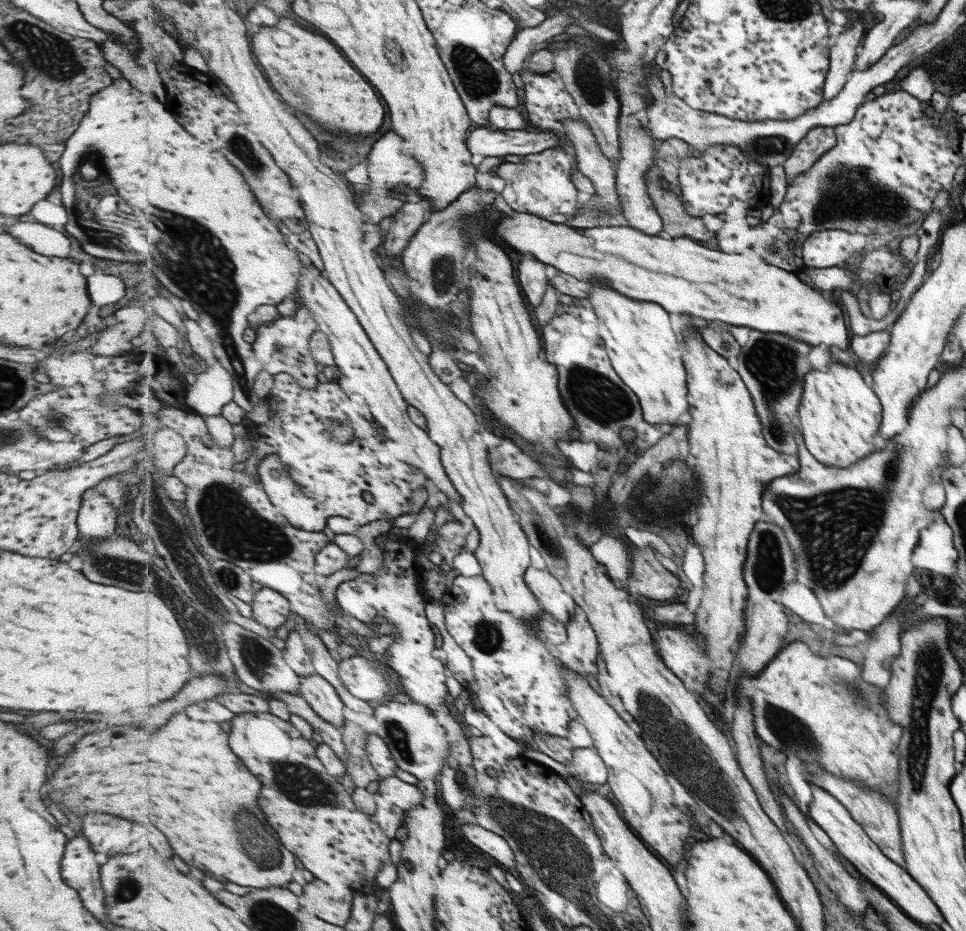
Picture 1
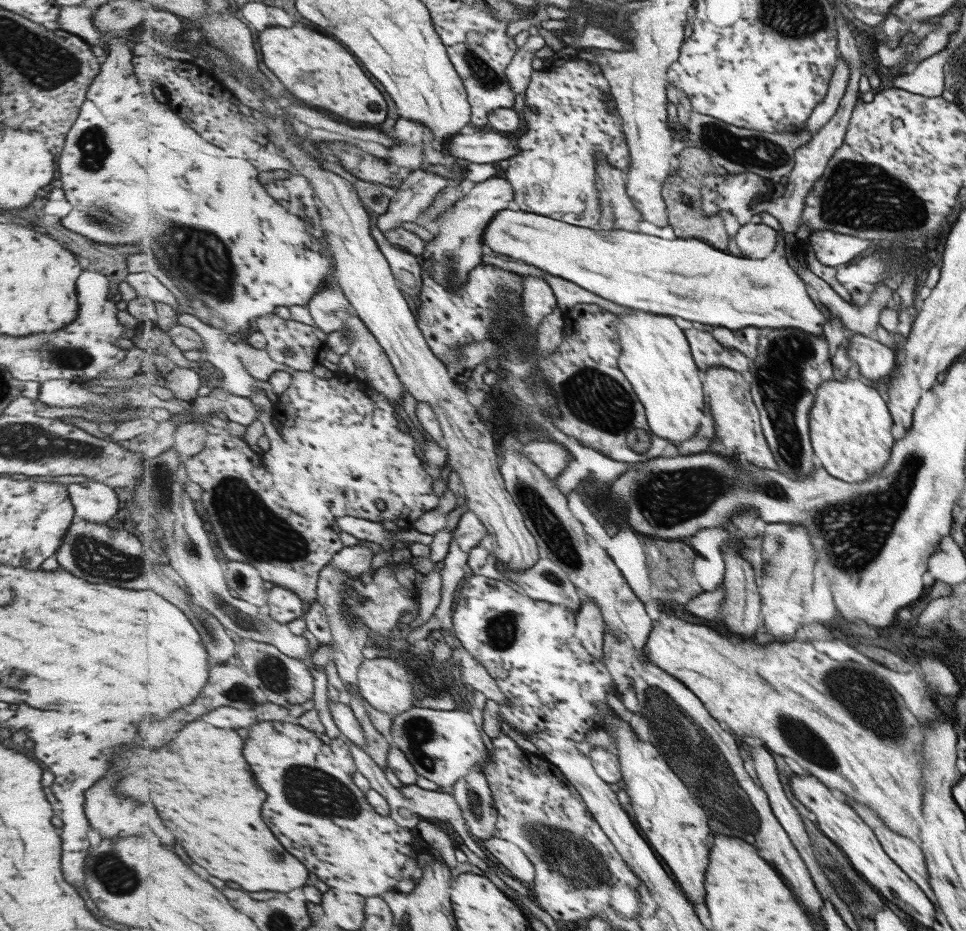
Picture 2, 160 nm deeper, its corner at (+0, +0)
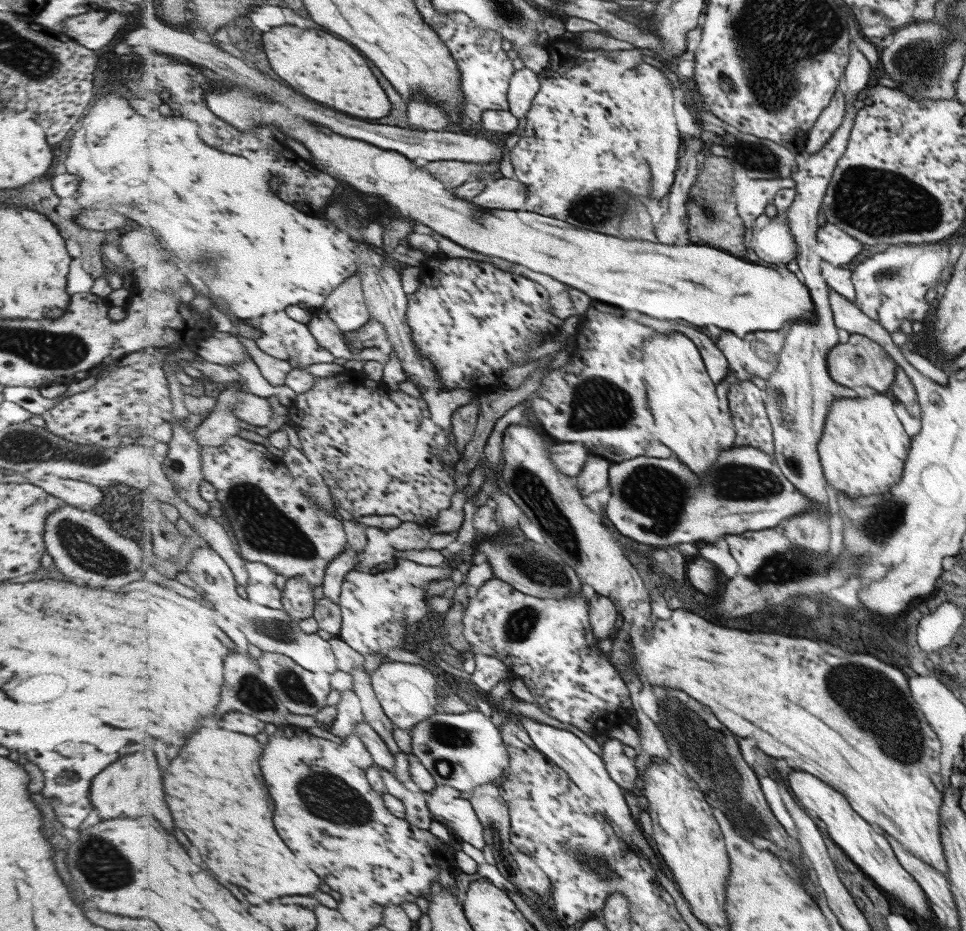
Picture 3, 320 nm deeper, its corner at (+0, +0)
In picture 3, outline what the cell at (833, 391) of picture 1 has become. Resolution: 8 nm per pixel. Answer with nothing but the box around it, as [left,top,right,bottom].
[819,393,910,498]

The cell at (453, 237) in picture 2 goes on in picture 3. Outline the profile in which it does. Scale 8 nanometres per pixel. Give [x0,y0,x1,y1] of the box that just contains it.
[473,178,529,210]

